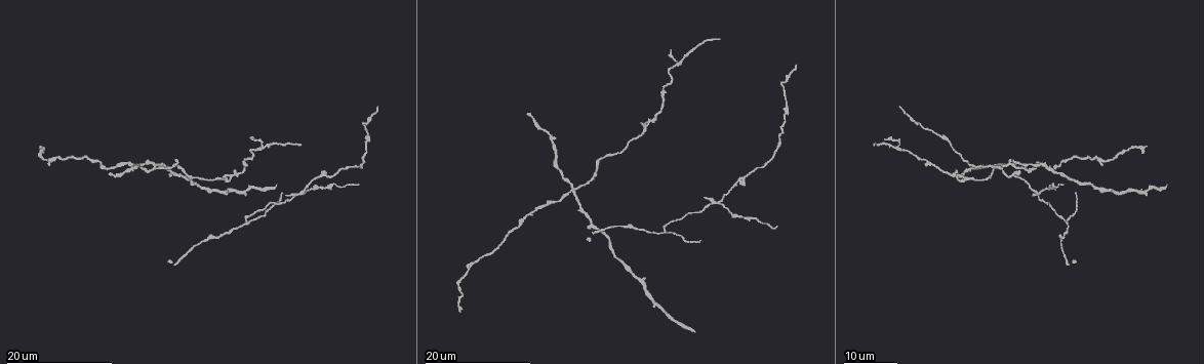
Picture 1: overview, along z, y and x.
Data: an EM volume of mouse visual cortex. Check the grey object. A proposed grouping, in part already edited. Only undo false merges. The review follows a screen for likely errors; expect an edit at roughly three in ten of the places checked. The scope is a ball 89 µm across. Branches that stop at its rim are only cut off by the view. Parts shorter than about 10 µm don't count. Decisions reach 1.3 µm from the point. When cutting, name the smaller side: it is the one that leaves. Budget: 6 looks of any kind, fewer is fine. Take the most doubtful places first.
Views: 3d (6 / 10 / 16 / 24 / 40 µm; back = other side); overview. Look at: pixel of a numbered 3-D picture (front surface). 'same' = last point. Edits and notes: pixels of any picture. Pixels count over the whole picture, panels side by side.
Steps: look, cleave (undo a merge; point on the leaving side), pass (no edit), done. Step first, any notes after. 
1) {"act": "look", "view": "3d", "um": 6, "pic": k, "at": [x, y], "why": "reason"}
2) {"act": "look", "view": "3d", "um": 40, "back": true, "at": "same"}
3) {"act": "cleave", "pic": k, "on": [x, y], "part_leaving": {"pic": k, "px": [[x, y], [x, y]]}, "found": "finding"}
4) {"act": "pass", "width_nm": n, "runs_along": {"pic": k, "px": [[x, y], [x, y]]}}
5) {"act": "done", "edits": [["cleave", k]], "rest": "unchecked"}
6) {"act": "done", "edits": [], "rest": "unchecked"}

{"act": "look", "view": "3d", "um": 24, "pic": 1, "at": [573, 190], "why": "four-way junction"}

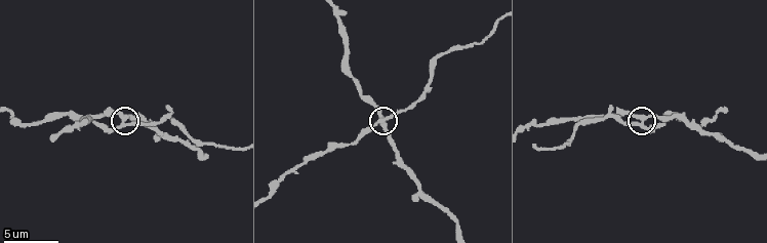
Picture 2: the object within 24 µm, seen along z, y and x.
{"act": "look", "view": "3d", "um": 10, "pic": 2, "at": [121, 125], "why": "closer look"}

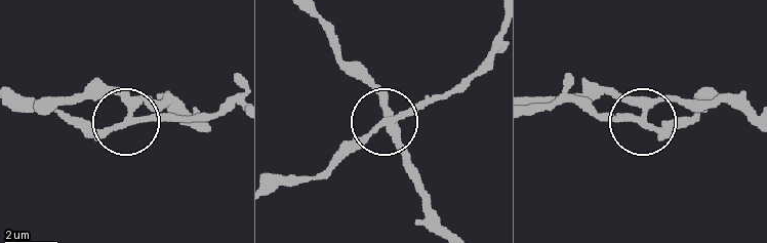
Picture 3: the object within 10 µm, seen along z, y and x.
{"act": "look", "view": "3d", "um": 10, "back": true, "pic": 3, "at": [643, 119], "why": "from behind"}

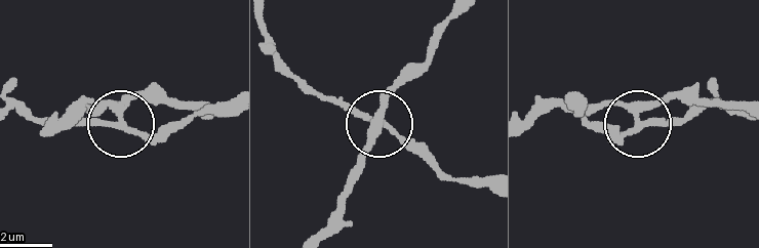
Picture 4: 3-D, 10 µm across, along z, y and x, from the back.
{"act": "cleave", "pic": 4, "on": [152, 138], "width_nm": 250, "found": "a second neuron is stuck on"}

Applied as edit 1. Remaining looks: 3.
{"act": "look", "view": "overview", "why": "see it whole again"}

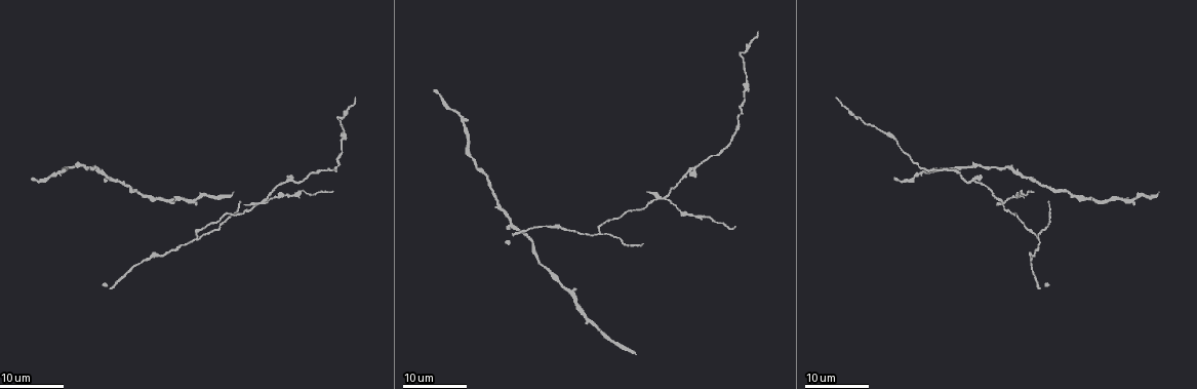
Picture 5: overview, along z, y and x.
{"act": "look", "view": "3d", "um": 24, "pic": 5, "at": [1001, 202], "why": "three arms meet"}

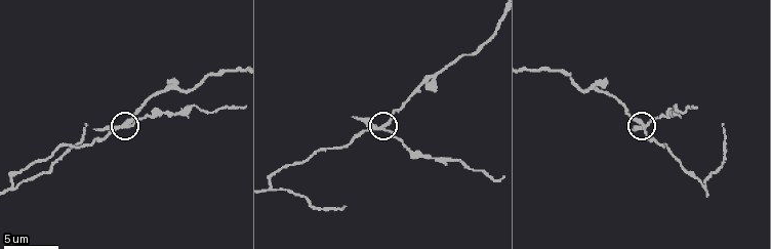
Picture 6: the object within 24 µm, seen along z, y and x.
{"act": "look", "view": "3d", "um": 6, "pic": 6, "at": [644, 123], "why": "zoom in"}

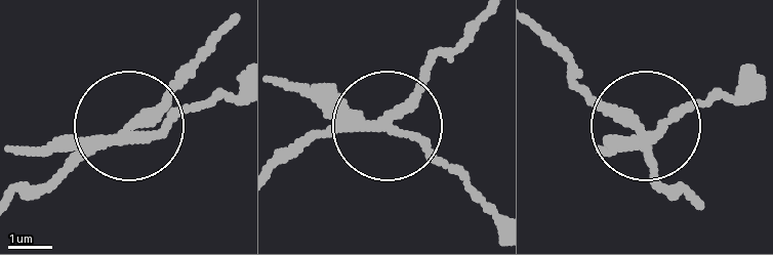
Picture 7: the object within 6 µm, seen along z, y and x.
{"act": "cleave", "pic": 7, "on": [422, 139], "width_nm": 220, "part_leaving": {"pic": 7, "px": [[369, 125], [409, 133], [497, 206]]}, "found": "a second neuron is stuck on"}

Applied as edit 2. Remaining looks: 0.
{"act": "done", "edits": [["cleave", 4], ["cleave", 7]], "rest": "unchecked"}

